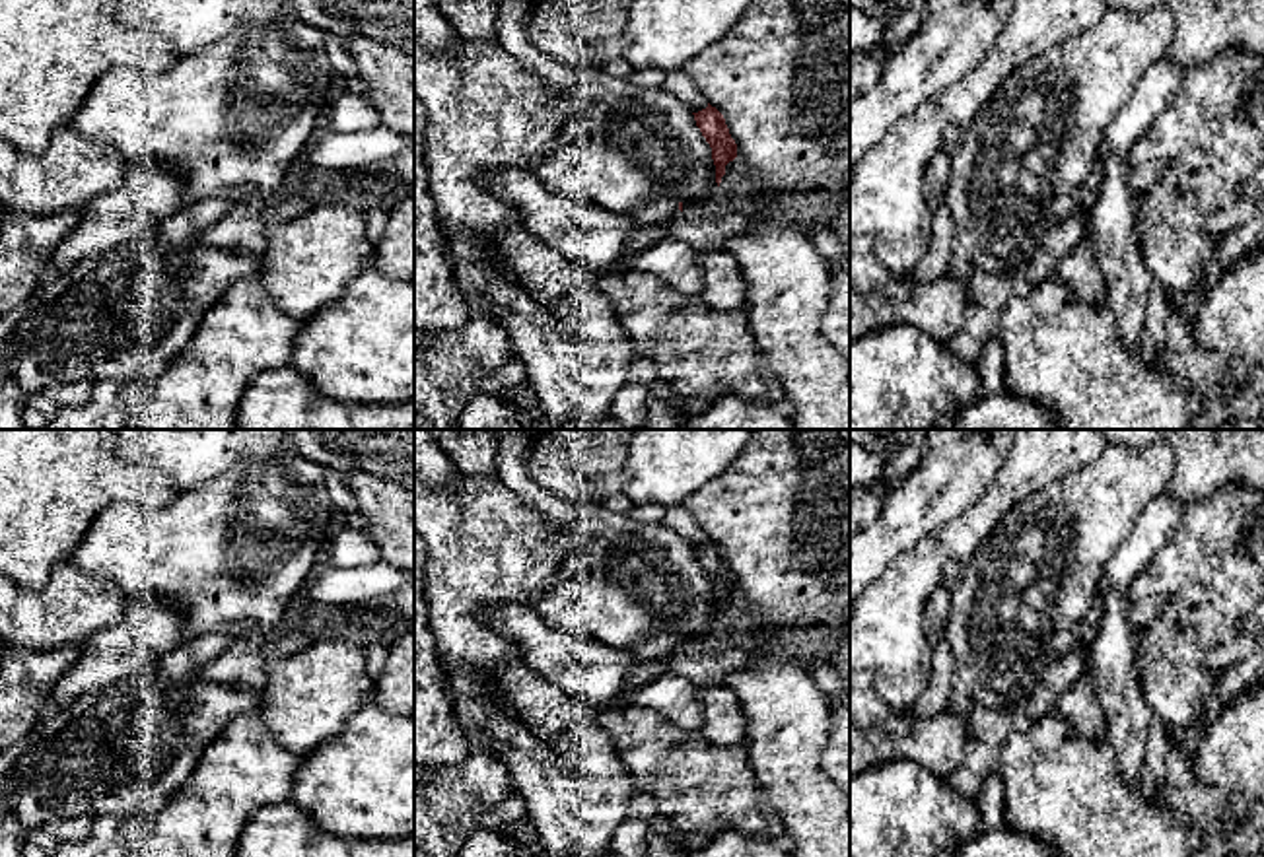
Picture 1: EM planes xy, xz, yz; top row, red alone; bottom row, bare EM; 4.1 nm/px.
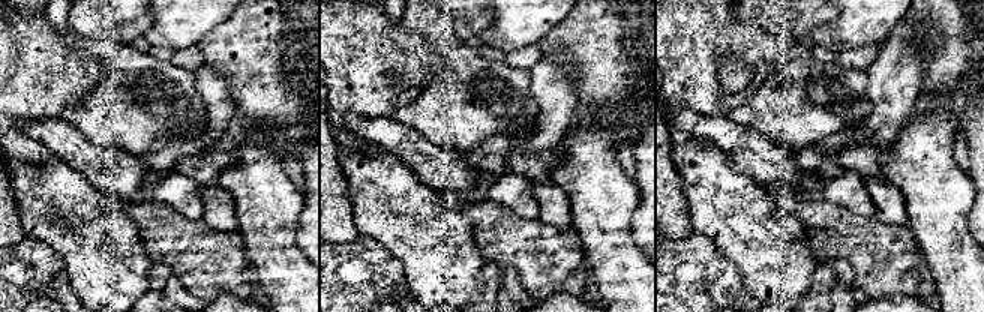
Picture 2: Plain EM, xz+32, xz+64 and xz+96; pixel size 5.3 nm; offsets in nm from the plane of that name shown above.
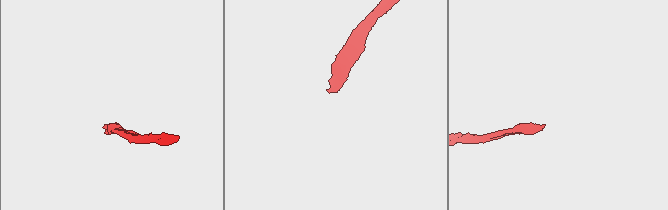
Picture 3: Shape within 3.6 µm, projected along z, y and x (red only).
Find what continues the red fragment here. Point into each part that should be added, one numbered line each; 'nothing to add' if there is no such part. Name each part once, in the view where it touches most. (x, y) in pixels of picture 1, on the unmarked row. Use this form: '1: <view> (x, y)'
1: xz (662, 644)

